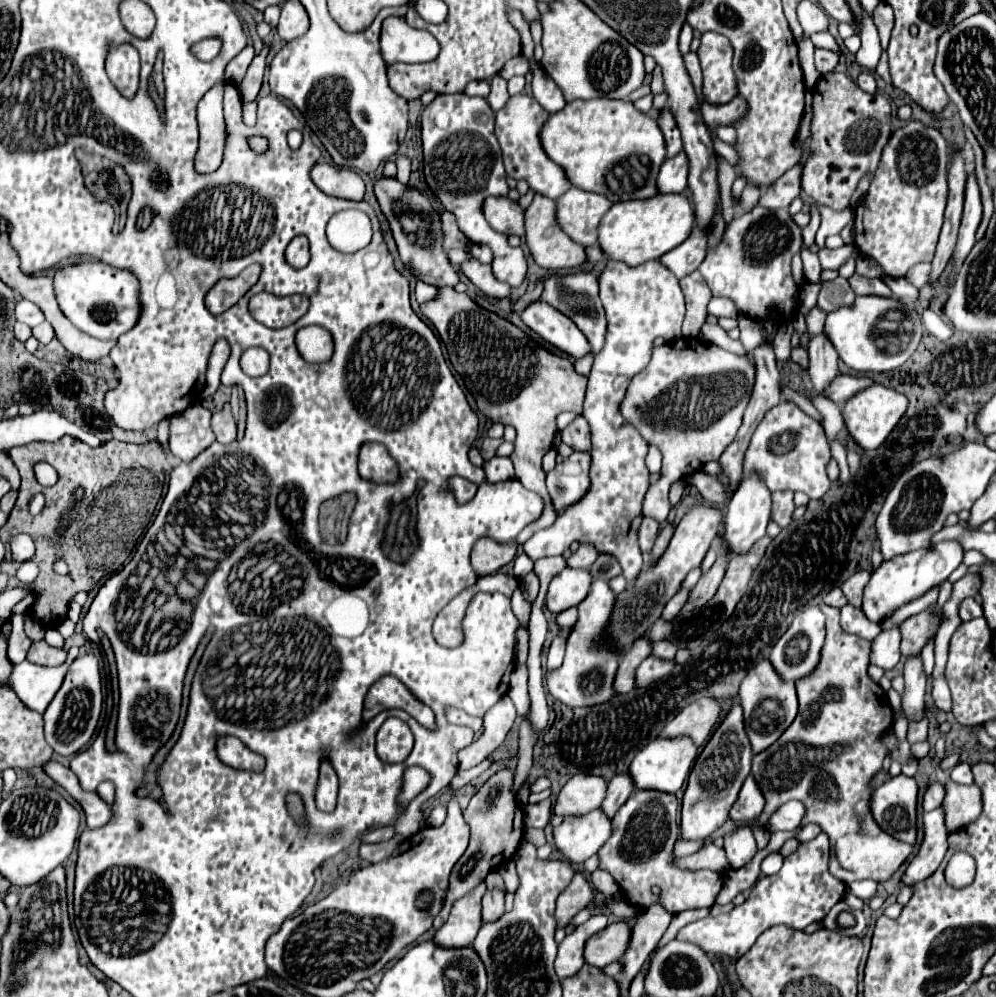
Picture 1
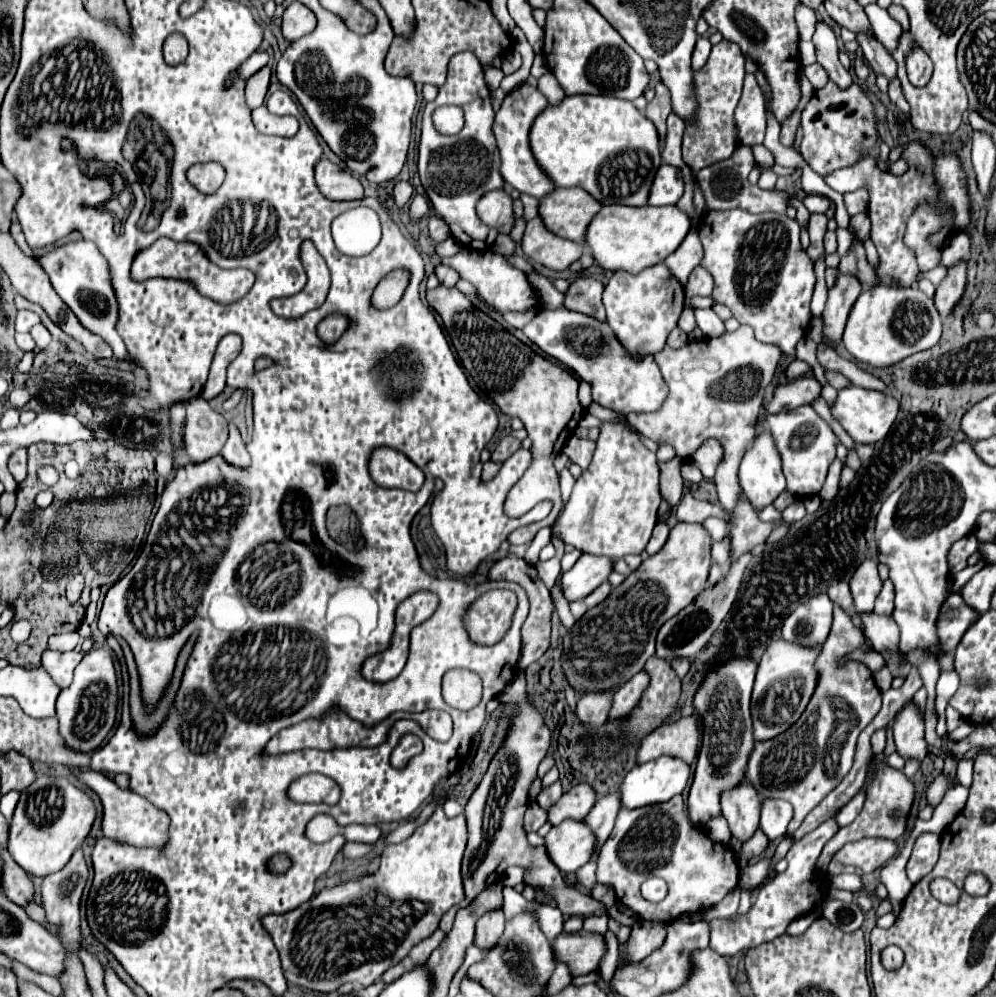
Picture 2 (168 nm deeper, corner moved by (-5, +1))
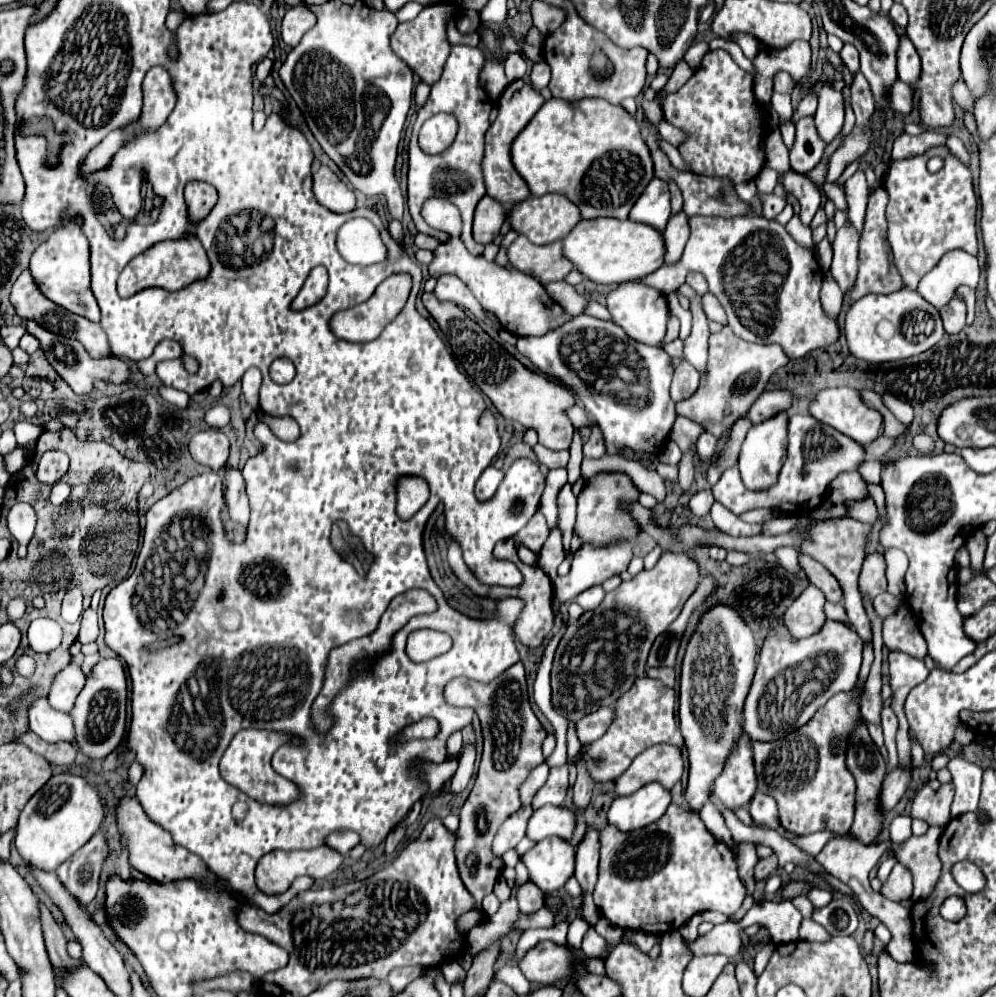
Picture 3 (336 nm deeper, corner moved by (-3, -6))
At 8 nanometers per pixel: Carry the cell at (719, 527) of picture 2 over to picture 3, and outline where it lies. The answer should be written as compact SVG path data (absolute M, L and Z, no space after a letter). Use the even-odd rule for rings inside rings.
M704 490L704 492L698 492L692 496L690 500L690 510L696 514L696 516L706 516L710 512L710 506L714 502L714 496L712 490Z

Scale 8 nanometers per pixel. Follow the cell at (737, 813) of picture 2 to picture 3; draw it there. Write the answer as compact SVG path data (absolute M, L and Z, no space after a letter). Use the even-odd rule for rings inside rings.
M742 730L742 736L736 740L734 750L724 762L722 774L714 782L716 796L730 808L746 806L756 792L756 774L750 736Z

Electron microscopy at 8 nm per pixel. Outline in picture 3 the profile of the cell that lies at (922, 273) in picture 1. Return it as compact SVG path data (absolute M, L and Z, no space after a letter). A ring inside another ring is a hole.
M934 146L914 158L890 160L882 186L890 198L886 206L888 244L904 288L916 290L922 276L938 266L944 252L962 249L972 256L978 256L978 200L972 188L972 174L960 160L952 158L946 146ZM932 156L944 156L944 166L934 174L926 168L926 162Z

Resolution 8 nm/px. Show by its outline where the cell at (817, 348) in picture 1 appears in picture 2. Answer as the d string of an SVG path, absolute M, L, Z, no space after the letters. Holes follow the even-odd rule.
M838 275L836 287L828 291L828 301L822 313L822 321L824 321L824 337L830 345L840 343L848 313L854 301L858 299L860 291L862 291L862 285L858 283L856 277L850 277L850 275Z

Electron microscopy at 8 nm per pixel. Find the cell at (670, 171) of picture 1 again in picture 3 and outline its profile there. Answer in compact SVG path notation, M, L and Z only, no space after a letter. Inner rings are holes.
M654 178L646 186L642 196L636 200L636 204L632 206L628 218L632 222L648 224L654 230L664 234L668 218L670 218L670 192L668 192L668 184L664 184L664 180L656 180Z

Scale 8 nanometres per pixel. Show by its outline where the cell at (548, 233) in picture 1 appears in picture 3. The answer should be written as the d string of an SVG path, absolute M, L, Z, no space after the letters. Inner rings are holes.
M518 236L512 242L508 260L512 268L534 276L542 284L564 280L572 270L572 264L568 264L564 256L560 256L560 242L534 246L526 236Z

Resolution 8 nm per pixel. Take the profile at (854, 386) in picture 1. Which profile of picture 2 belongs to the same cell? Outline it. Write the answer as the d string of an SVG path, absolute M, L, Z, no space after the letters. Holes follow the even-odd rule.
M798 377L786 385L778 385L772 397L764 403L768 413L782 413L800 405L812 405L822 393L822 385L816 377Z

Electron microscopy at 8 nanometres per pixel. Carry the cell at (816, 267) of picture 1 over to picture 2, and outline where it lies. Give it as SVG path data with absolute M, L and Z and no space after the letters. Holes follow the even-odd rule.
M791 197L790 199L790 207L796 209L796 221L800 223L800 227L806 227L808 225L808 217L810 217L810 213L808 213L808 209L803 205L803 203L798 200L796 197Z

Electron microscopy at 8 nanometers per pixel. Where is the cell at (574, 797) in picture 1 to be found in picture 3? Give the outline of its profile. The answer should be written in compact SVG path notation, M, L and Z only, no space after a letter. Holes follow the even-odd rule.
M542 806L530 816L526 836L532 842L544 840L548 836L570 840L574 832L574 820L576 816L572 810L566 810L562 806Z

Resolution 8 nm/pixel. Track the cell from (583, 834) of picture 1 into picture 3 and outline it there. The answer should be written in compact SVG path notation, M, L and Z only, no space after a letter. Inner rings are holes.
M552 836L536 842L520 860L528 868L530 882L542 892L552 894L574 874L574 852L576 850L568 842Z

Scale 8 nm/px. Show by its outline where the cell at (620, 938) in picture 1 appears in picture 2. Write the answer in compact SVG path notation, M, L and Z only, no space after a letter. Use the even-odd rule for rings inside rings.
M562 933L552 945L558 961L566 963L572 975L586 975L598 969L602 957L606 955L606 939L600 933Z

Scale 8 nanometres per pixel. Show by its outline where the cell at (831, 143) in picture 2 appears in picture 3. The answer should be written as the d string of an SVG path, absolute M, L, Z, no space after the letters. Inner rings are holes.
M804 118L796 124L796 138L790 148L790 166L796 172L810 172L824 154L824 144L816 136L814 118Z

